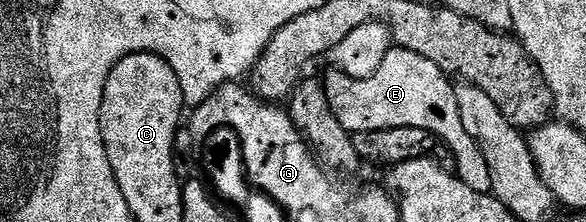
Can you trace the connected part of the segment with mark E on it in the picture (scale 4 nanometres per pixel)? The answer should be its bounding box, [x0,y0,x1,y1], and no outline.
[322,46,491,193]

